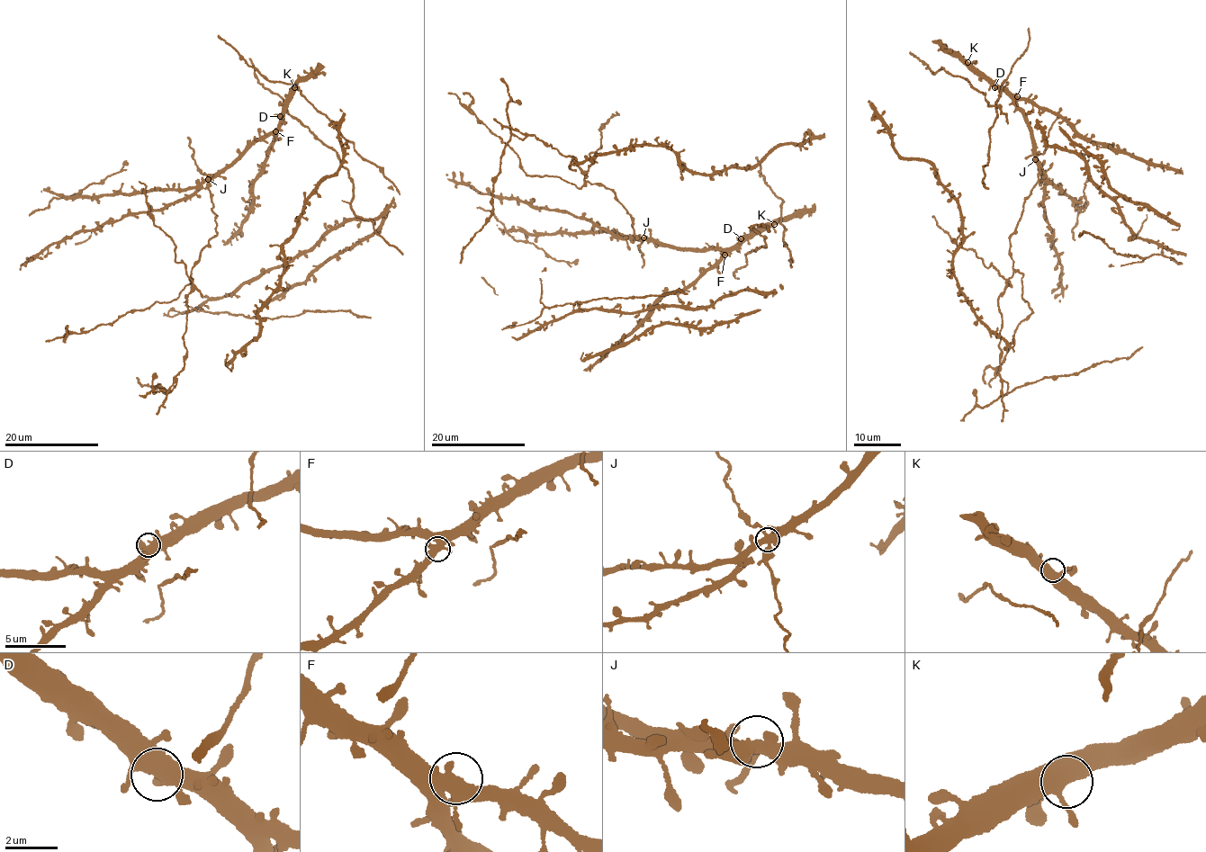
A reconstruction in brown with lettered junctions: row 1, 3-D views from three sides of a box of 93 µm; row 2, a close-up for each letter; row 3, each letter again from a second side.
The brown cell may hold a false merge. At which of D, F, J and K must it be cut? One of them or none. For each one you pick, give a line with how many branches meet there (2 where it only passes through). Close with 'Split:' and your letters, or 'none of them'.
J: Branches: 4
Split: J

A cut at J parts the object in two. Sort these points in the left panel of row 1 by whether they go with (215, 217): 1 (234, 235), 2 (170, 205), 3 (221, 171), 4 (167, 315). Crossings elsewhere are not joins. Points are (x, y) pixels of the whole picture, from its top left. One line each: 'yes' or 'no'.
1: no
2: no
3: no
4: no

